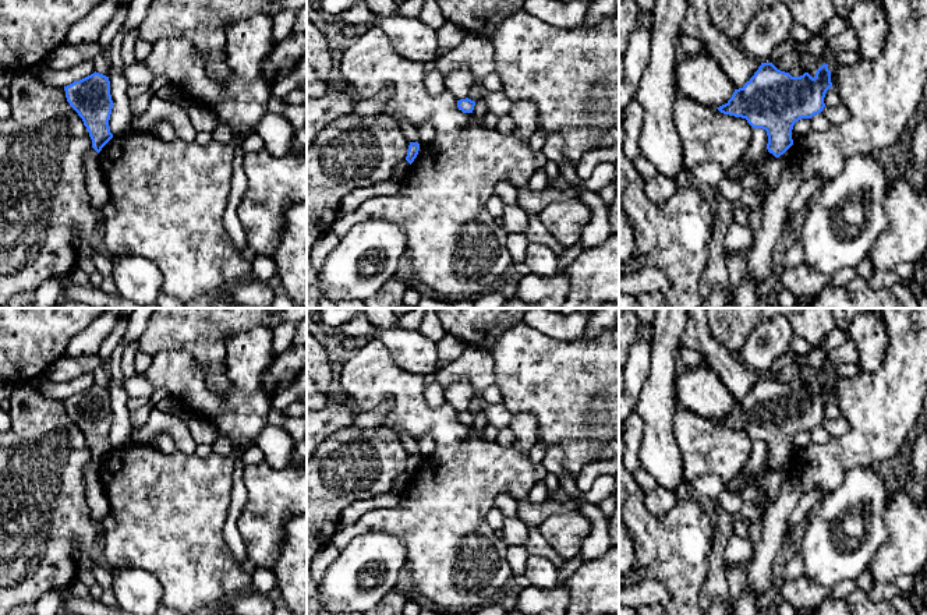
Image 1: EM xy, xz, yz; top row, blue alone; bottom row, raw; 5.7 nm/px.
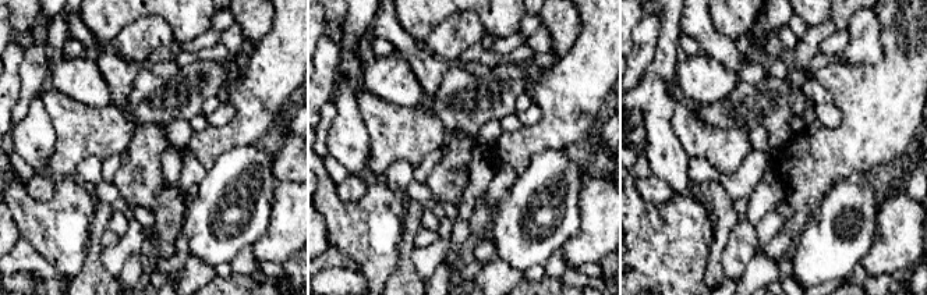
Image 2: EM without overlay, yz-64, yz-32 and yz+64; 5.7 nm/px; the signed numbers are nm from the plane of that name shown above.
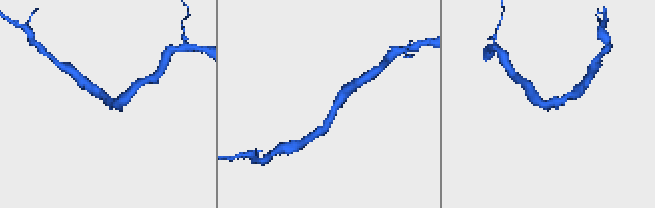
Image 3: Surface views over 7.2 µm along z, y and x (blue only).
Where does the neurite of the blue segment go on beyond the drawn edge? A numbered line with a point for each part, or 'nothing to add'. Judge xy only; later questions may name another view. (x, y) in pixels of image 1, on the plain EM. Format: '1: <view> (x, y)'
nothing to add

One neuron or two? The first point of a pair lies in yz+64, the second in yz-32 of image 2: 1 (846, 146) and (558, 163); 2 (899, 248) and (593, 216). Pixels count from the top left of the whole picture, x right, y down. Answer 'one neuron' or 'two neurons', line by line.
1: two neurons
2: one neuron

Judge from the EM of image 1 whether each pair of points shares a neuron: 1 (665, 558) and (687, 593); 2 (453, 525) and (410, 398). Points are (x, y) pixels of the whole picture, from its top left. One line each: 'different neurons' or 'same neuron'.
1: same neuron
2: same neuron

